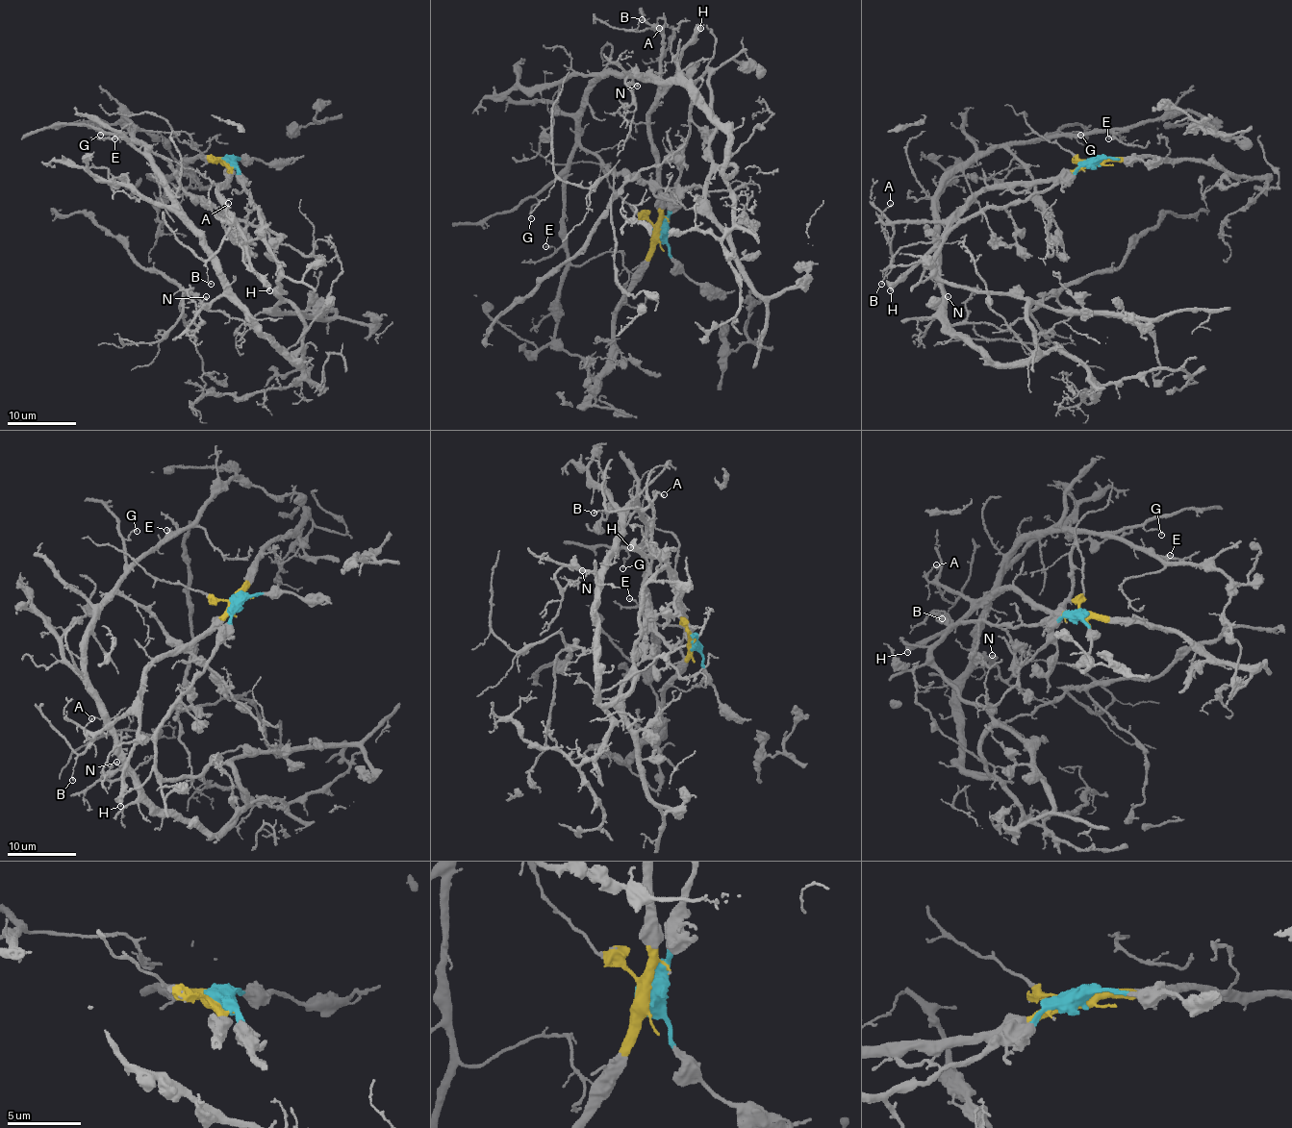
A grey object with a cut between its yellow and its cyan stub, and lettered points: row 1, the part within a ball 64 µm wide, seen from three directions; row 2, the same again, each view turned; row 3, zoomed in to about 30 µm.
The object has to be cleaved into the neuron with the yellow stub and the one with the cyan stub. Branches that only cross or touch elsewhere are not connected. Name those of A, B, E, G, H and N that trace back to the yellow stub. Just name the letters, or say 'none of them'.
A, B, H

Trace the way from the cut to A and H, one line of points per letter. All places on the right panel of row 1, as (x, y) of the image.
A: (1097, 160), (1062, 170), (1054, 177), (986, 188), (941, 220), (884, 224), (882, 213), (891, 203)
H: (1097, 160), (1072, 170), (1062, 170), (1054, 177), (986, 188), (891, 291)

